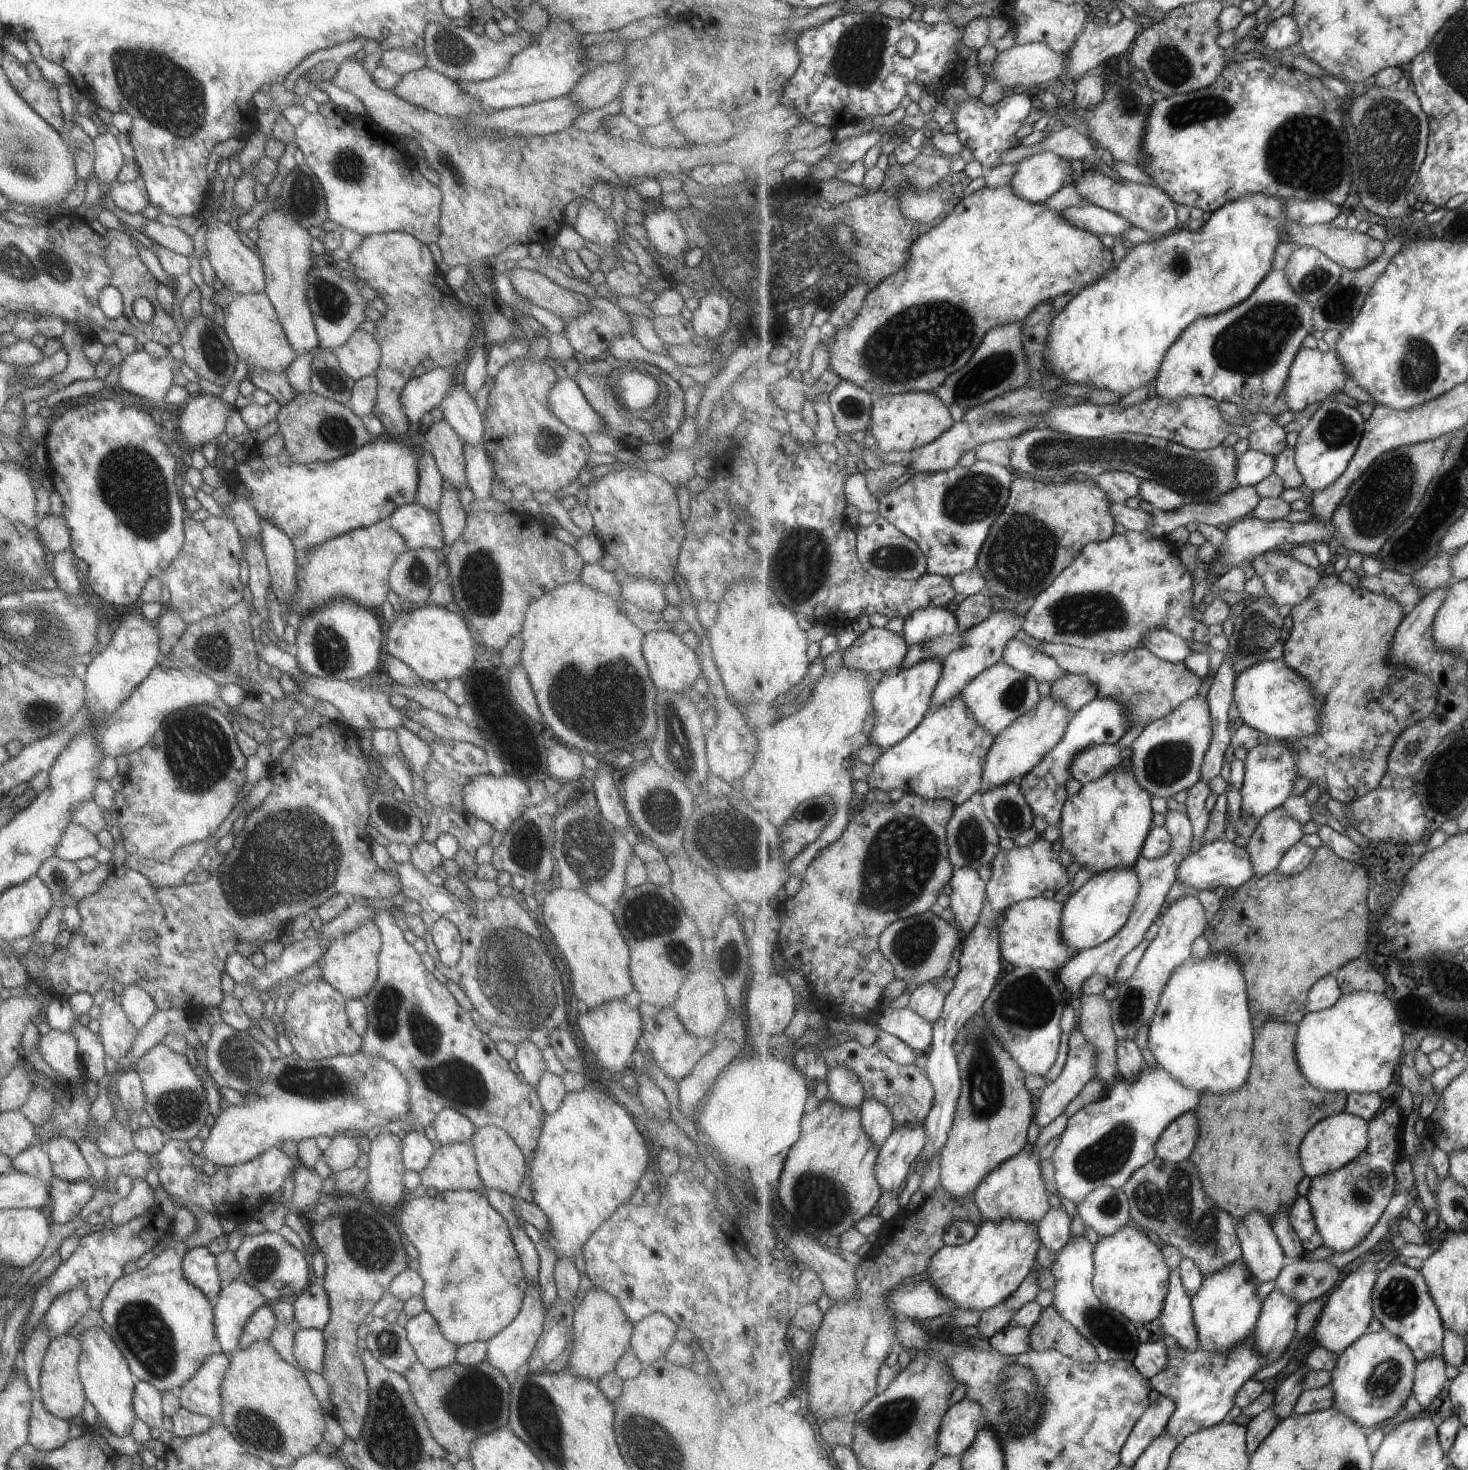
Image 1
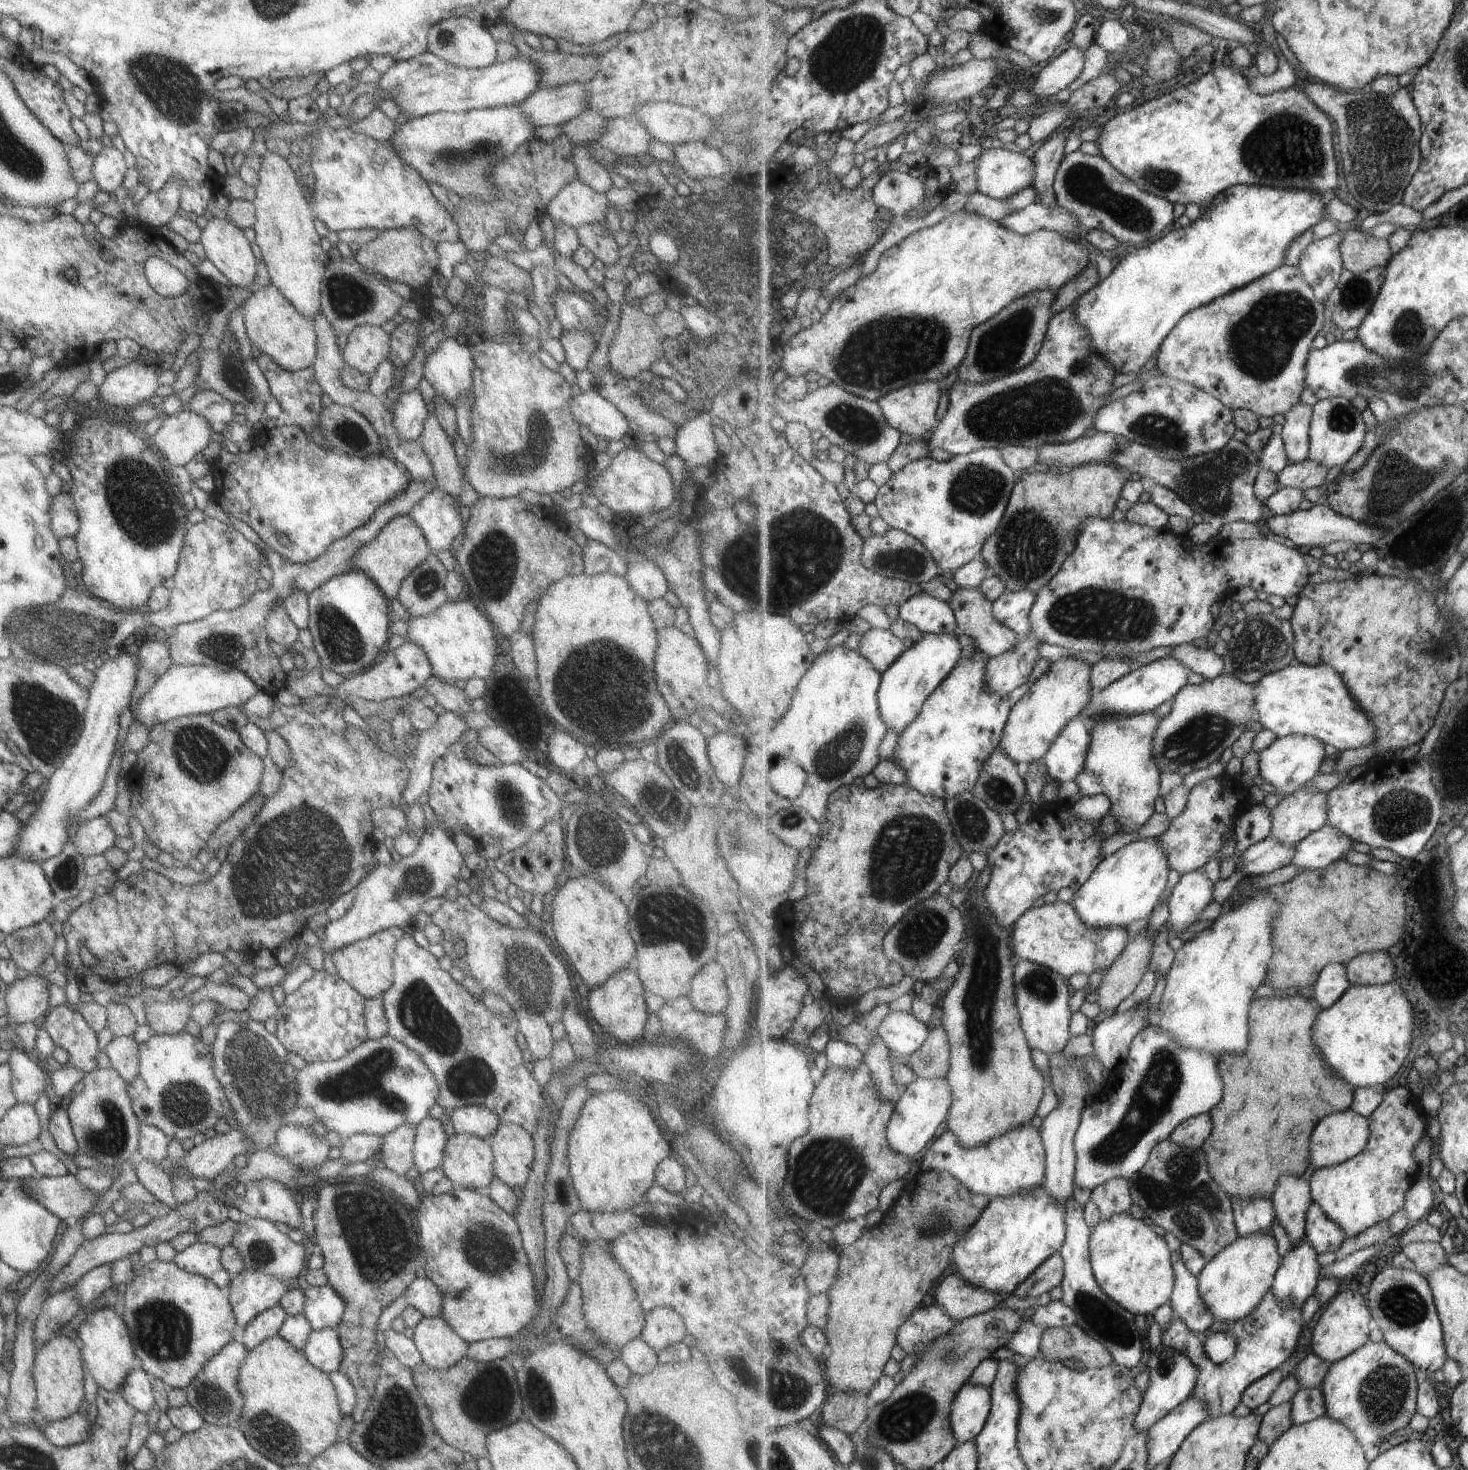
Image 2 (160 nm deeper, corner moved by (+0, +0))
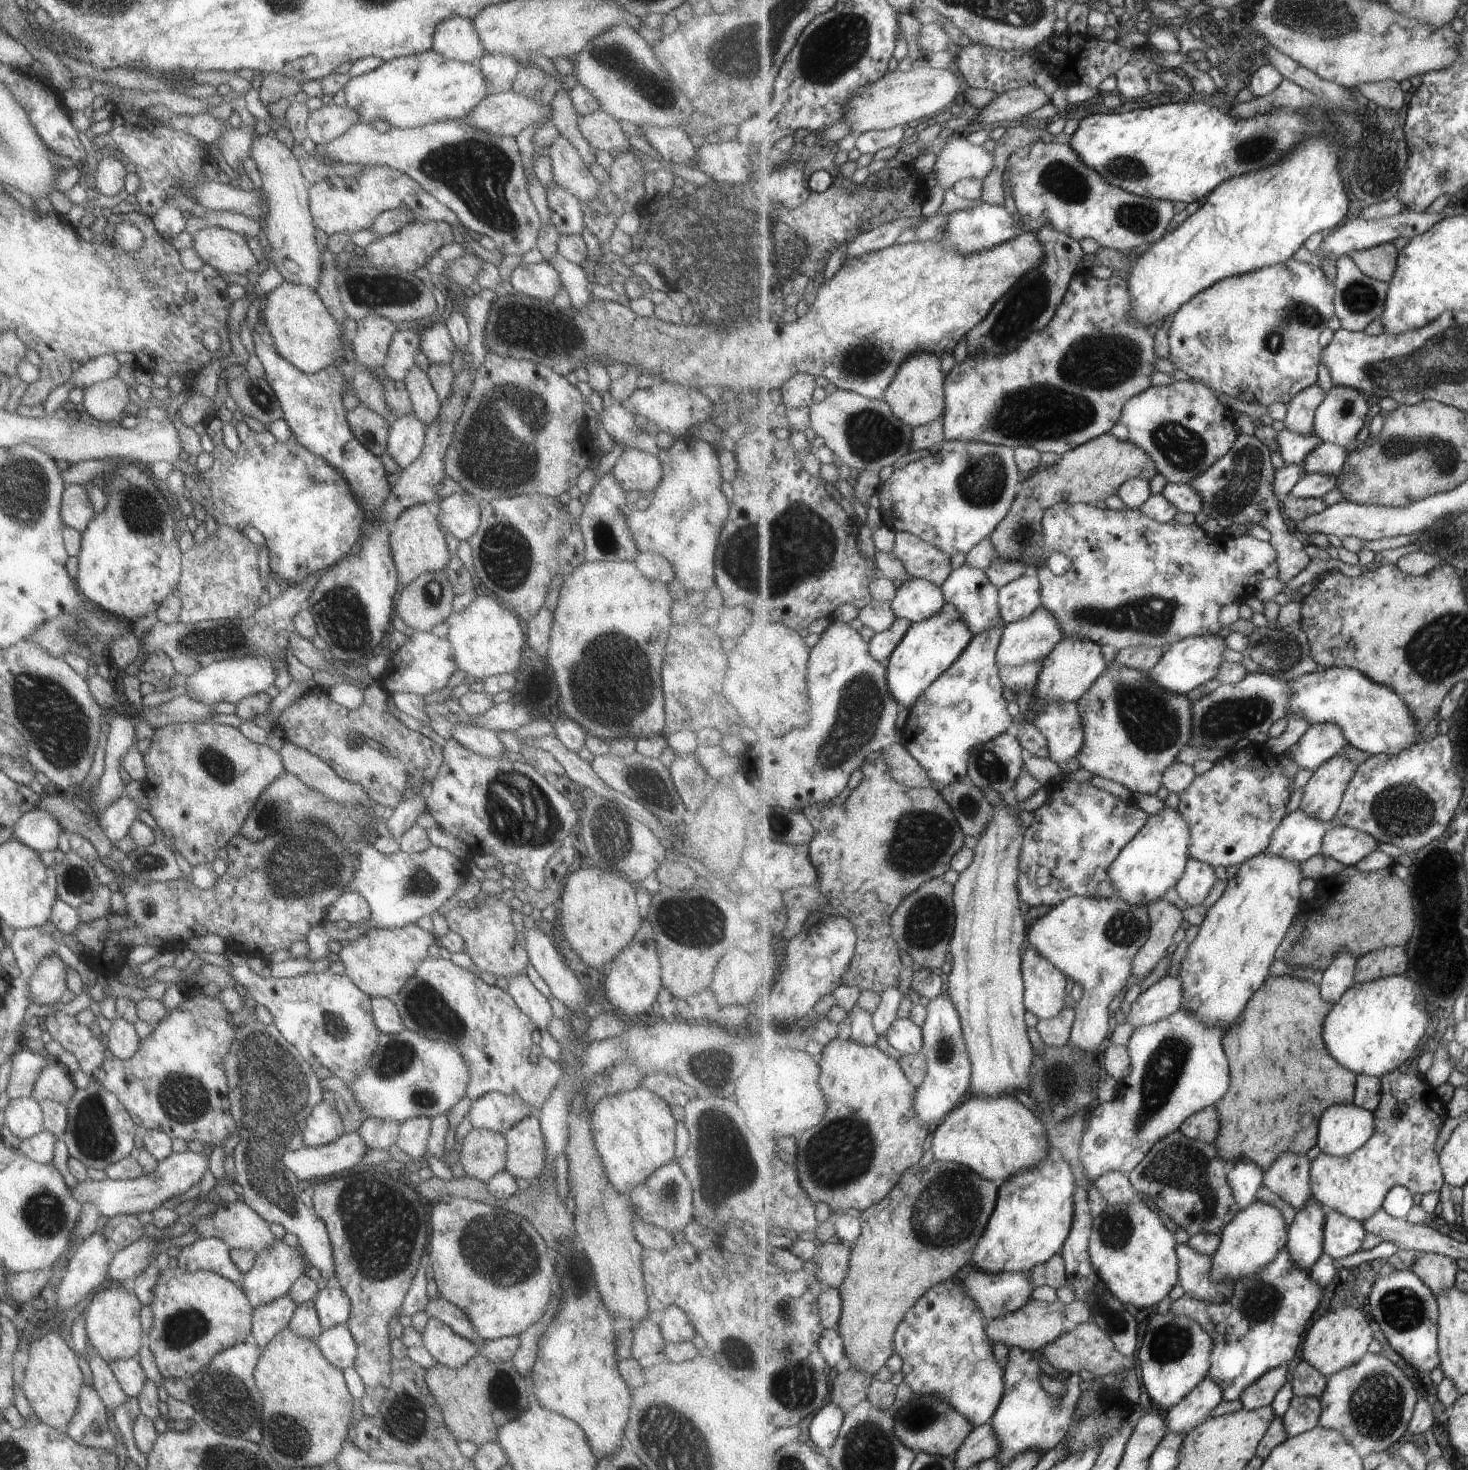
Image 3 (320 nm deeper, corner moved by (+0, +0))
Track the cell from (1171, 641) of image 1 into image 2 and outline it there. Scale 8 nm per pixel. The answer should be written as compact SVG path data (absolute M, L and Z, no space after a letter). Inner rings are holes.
M1194 643L1179 644L1170 649L1169 656L1181 660L1181 664L1185 664L1185 668L1191 673L1198 673L1204 679L1210 680L1223 675L1223 657L1219 658L1211 649L1199 648Z

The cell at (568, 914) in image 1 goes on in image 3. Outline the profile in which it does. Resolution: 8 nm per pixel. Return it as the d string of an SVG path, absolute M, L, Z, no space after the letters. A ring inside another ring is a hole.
M585 863L569 873L559 894L559 930L581 962L601 968L632 940L641 924L633 886L617 872Z

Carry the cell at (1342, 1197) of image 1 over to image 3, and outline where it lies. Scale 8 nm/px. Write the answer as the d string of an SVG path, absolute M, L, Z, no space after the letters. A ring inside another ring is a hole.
M1393 1070L1381 1078L1382 1100L1375 1110L1376 1134L1369 1143L1345 1157L1331 1156L1322 1152L1312 1161L1310 1182L1312 1195L1319 1200L1324 1210L1336 1211L1353 1220L1365 1222L1381 1212L1389 1192L1395 1186L1409 1188L1413 1195L1439 1192L1445 1184L1444 1170L1440 1166L1440 1154L1437 1154L1437 1140L1449 1120L1446 1104L1441 1102L1437 1090L1422 1077L1417 1070Z

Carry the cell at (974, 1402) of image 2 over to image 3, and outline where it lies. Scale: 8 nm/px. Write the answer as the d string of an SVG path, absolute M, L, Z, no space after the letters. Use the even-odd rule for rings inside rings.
M949 1279L948 1281L939 1283L936 1287L933 1287L931 1291L927 1292L923 1298L920 1298L917 1301L917 1304L913 1306L912 1310L909 1311L907 1316L901 1321L895 1338L896 1352L903 1360L903 1365L901 1368L903 1381L910 1386L913 1394L915 1394L917 1397L919 1397L920 1394L934 1395L935 1397L938 1397L950 1407L953 1407L957 1411L961 1411L961 1414L964 1414L974 1424L974 1428L984 1425L989 1419L992 1419L995 1416L997 1409L1003 1400L1006 1389L1006 1366L1001 1366L1001 1362L999 1362L999 1360L995 1358L995 1354L993 1354L994 1344L988 1333L988 1322L988 1318L983 1314L983 1311L977 1304L977 1301L974 1301L973 1295L964 1287L961 1280L953 1282L953 1280Z

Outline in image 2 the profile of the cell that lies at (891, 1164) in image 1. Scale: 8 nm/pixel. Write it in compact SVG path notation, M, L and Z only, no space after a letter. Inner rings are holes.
M917 1078L907 1085L907 1091L897 1101L892 1120L888 1125L888 1140L891 1148L903 1156L912 1159L921 1152L933 1138L937 1138L939 1128L949 1119L949 1110L953 1105L953 1094L948 1078Z

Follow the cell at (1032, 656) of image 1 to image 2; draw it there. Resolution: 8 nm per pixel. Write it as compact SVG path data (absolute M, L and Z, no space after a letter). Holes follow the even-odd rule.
M959 588L958 591L952 593L951 609L955 612L958 621L958 631L967 632L971 638L975 638L977 646L989 658L1007 654L1009 650L1013 650L1021 640L1023 640L1022 632L1007 628L1005 624L999 624L995 614L993 614L993 604L991 600L987 600L987 596L983 594L981 588Z

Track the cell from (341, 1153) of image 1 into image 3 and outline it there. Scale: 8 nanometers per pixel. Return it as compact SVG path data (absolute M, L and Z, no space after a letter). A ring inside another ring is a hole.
M363 1120L356 1132L367 1150L387 1150L394 1144L399 1126L400 1122L391 1120Z

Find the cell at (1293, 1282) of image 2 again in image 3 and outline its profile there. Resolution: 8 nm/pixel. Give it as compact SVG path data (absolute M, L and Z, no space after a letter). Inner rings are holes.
M1311 1195L1289 1227L1286 1248L1301 1270L1311 1270L1324 1254L1325 1216L1324 1206Z

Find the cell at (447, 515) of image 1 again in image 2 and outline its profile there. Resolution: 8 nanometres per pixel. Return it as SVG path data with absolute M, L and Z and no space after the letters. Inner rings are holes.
M427 414L417 441L431 464L435 489L439 490L439 492L445 492L445 496L449 496L449 498L453 498L455 502L458 502L459 494L466 488L466 485L462 481L460 470L458 469L458 462L453 453L452 440L441 430L441 426L437 424L434 414Z

